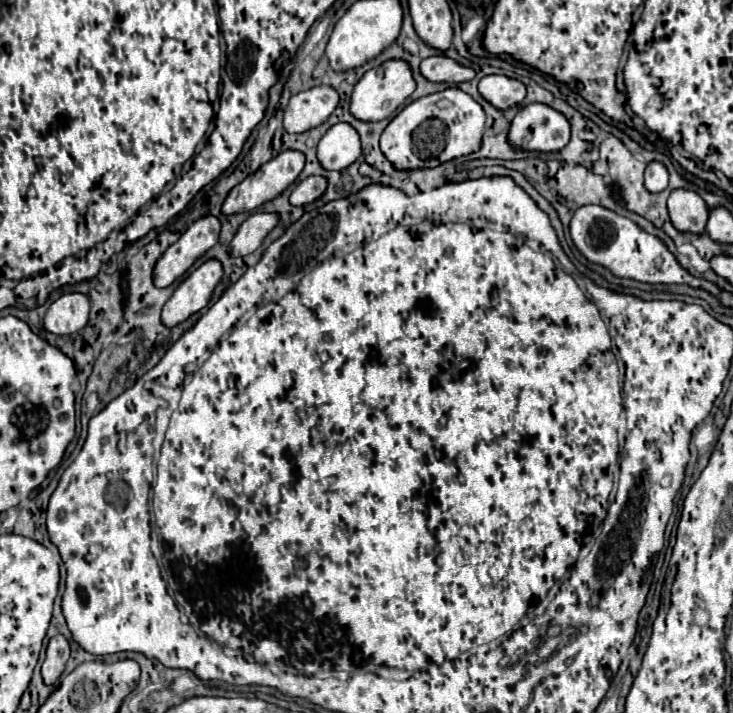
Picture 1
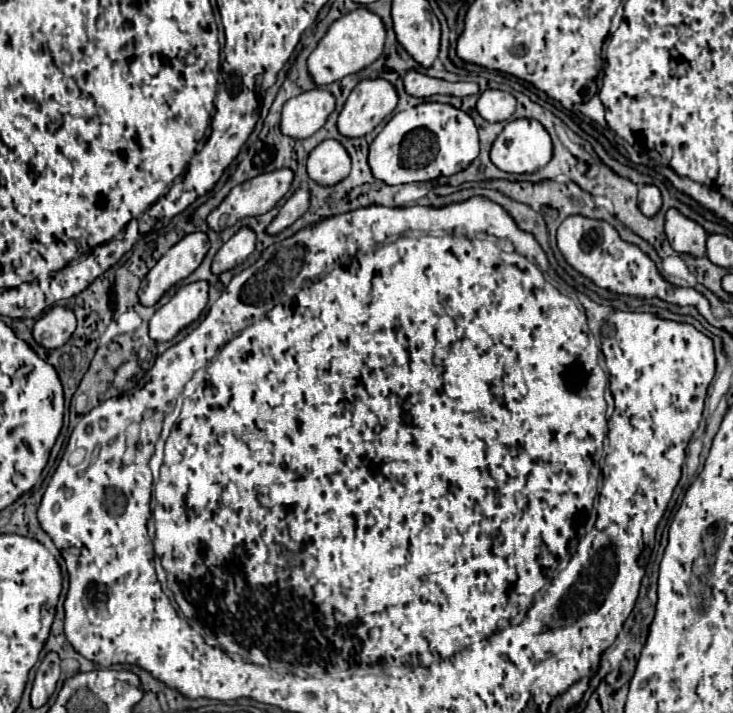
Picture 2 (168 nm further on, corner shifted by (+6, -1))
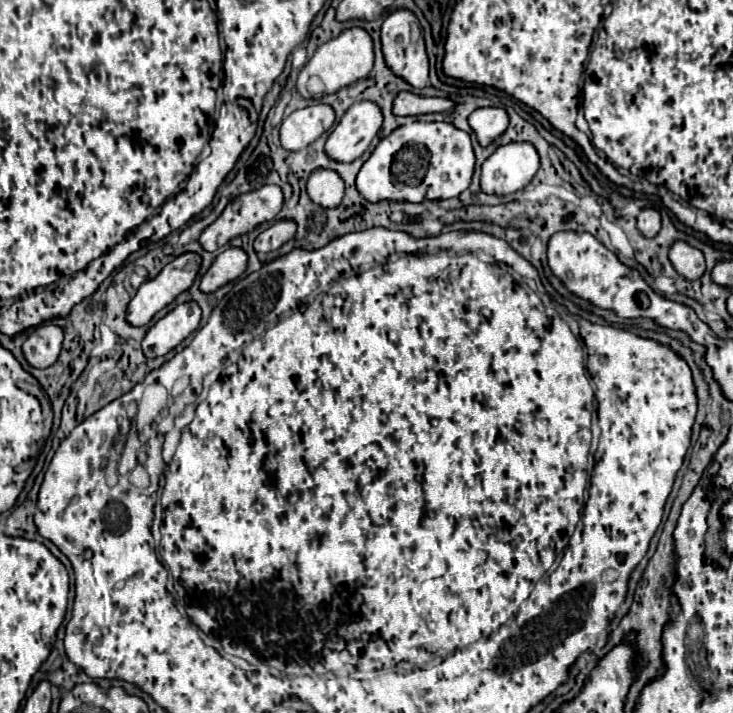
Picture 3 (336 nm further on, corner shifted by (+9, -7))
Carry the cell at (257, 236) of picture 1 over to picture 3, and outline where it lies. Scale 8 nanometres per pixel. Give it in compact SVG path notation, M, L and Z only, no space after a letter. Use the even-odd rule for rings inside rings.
M227 248L223 250L211 268L201 278L201 290L203 292L215 292L217 288L225 286L227 282L239 278L247 268L247 252L243 248Z

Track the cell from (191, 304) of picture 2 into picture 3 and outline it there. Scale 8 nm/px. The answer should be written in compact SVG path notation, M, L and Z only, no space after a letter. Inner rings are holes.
M195 300L177 304L169 314L157 320L143 338L143 352L147 358L165 356L177 344L181 344L201 320L201 308Z

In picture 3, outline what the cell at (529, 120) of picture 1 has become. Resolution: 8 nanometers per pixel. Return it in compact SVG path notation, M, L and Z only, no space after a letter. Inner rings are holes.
M529 142L499 146L481 170L481 190L487 194L511 194L525 188L539 170L539 154Z

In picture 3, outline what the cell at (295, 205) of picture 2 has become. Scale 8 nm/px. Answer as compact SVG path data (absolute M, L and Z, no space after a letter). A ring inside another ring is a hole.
M279 220L273 226L269 226L267 230L263 230L257 238L255 238L255 252L271 252L277 250L279 246L283 246L287 240L291 240L295 236L295 222L293 220Z

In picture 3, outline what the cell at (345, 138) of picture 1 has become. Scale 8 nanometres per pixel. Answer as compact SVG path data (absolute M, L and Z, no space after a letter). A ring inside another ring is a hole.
M315 168L307 182L309 198L323 208L339 206L343 198L343 188L345 188L343 178L335 170L327 168Z

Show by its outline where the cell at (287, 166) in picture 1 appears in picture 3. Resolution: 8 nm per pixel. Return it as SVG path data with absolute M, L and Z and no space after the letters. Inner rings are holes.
M265 184L265 186L257 188L257 190L245 192L245 194L237 196L237 198L233 198L233 202L227 204L227 208L223 210L223 214L203 230L199 242L201 242L201 246L203 246L205 250L215 252L219 246L225 246L231 238L251 232L251 230L253 230L255 226L259 226L261 222L273 220L273 218L279 214L281 206L283 206L283 190L281 190L279 186L275 186L275 184Z

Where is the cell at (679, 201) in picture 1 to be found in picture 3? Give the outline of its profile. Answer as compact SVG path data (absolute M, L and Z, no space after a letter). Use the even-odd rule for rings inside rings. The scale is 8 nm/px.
M677 240L675 244L671 244L671 252L669 252L669 260L675 266L675 270L685 276L687 280L697 280L703 272L705 272L705 258L703 252L689 246L683 240Z

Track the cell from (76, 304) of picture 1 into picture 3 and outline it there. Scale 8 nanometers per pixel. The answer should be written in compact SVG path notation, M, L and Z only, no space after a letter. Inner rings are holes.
M41 324L23 342L23 354L31 366L47 368L57 360L61 344L63 328L57 324Z

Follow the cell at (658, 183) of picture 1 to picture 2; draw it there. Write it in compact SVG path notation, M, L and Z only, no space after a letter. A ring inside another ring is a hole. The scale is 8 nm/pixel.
M640 186L638 190L638 208L644 216L652 218L658 214L662 206L662 198L660 198L660 190L656 186Z

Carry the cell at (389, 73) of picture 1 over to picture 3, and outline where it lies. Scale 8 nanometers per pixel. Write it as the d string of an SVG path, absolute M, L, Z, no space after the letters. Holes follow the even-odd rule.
M361 100L351 104L335 130L329 134L325 152L333 160L353 162L357 160L369 146L369 142L377 136L383 124L381 108L371 100Z

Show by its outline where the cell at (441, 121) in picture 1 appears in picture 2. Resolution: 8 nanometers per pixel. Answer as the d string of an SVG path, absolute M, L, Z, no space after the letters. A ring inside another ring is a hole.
M422 102L410 110L398 112L370 144L368 164L376 180L388 186L428 182L440 176L452 176L466 170L478 156L478 132L474 120L448 104ZM434 148L438 148L434 156Z

